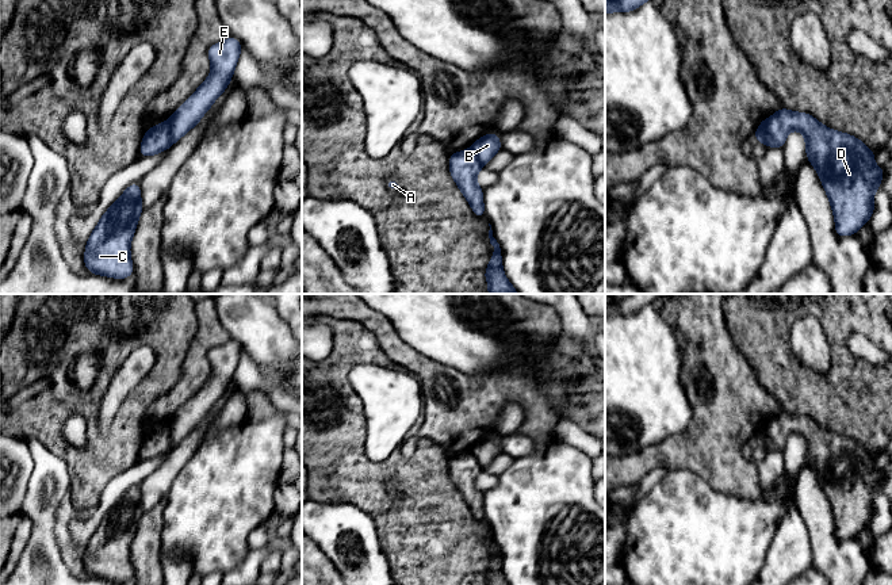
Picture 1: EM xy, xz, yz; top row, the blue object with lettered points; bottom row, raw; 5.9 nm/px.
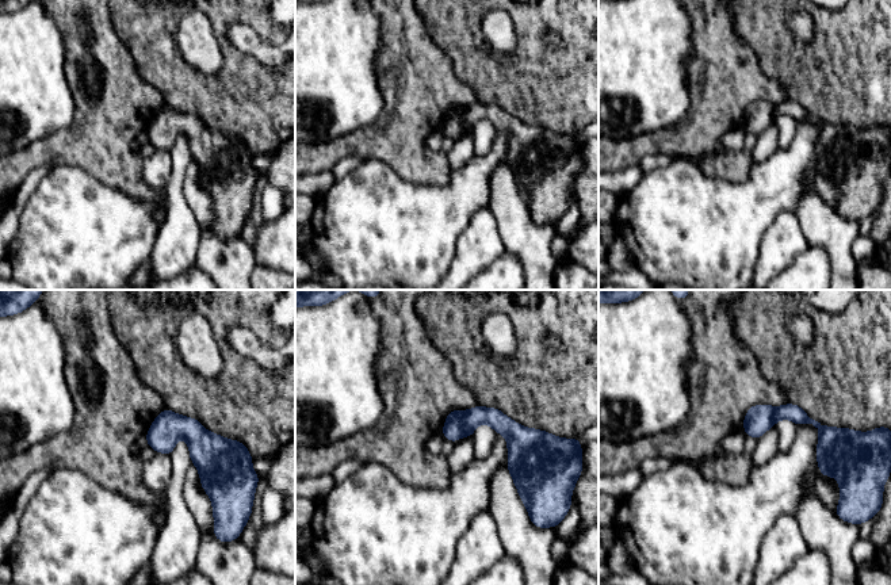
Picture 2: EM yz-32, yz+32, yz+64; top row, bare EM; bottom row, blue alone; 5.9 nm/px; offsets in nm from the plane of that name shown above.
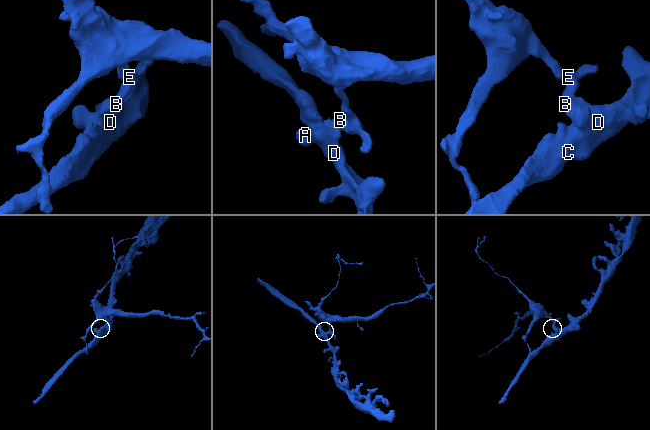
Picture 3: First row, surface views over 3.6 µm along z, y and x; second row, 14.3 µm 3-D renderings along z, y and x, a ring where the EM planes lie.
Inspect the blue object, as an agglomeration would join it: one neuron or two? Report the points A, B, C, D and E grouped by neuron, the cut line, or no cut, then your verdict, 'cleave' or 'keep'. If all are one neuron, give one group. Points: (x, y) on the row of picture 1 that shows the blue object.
groups A C D / B E; cut yz (769, 118), (764, 141); cleave

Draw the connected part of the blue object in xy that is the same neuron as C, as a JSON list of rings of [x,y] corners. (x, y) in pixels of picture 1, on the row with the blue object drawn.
[[[133,183],[103,214],[87,241],[84,264],[92,275],[126,279],[134,274],[130,242],[142,210],[139,183]]]

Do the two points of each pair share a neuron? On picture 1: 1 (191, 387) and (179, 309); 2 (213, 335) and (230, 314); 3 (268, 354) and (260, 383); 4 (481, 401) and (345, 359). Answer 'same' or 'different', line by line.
1: different
2: different
3: different
4: different

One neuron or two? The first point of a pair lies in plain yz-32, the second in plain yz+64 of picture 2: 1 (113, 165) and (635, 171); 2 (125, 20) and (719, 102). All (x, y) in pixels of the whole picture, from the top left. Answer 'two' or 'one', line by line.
1: two
2: two

